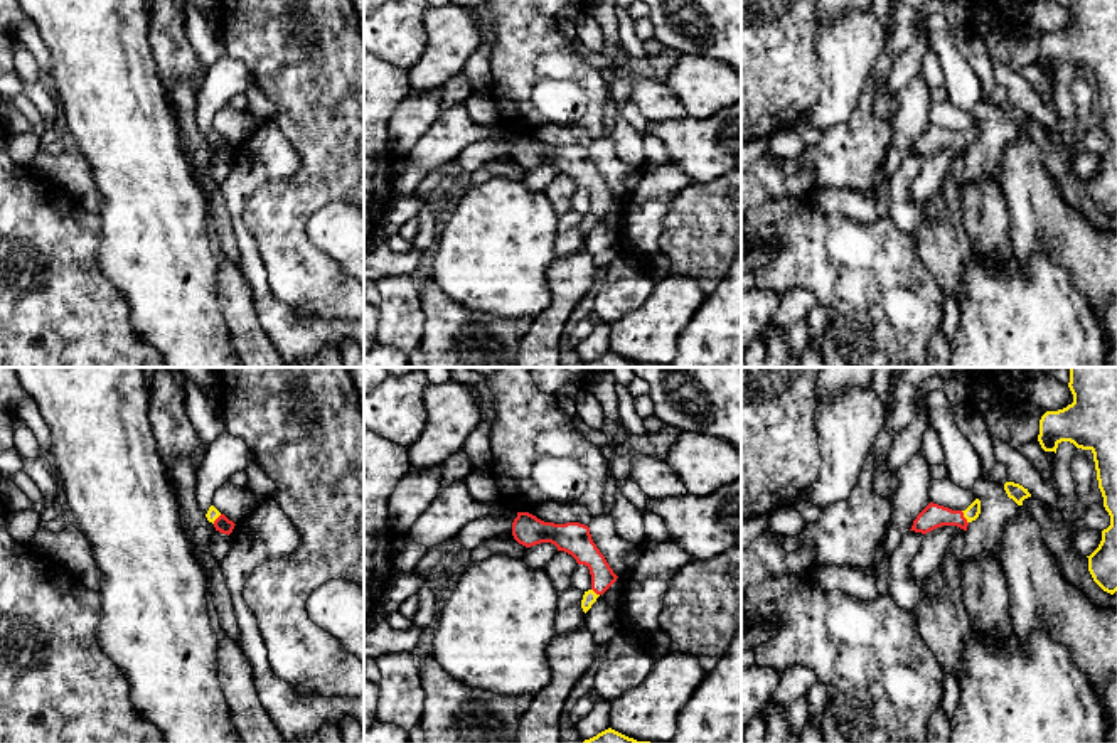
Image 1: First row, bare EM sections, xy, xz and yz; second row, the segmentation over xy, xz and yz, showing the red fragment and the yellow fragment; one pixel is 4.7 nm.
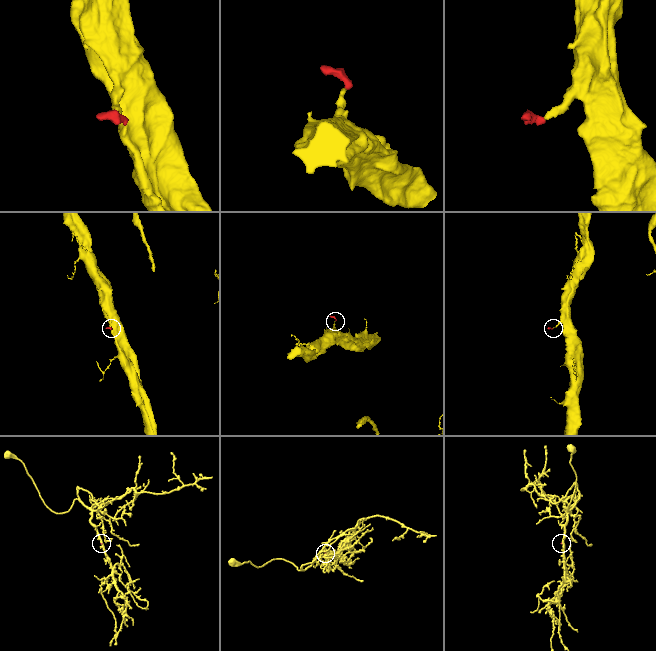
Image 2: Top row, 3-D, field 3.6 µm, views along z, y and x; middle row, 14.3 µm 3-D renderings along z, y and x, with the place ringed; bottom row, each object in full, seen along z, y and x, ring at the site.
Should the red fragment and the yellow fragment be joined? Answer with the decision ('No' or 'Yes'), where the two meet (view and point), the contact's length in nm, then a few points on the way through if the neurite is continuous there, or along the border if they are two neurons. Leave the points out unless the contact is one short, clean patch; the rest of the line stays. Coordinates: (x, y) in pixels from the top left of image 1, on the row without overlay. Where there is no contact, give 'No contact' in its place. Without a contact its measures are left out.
Yes. Touches red at yz (964, 140). Shared border 70 nm. Path across: yz (934, 138), (964, 140), (972, 133)

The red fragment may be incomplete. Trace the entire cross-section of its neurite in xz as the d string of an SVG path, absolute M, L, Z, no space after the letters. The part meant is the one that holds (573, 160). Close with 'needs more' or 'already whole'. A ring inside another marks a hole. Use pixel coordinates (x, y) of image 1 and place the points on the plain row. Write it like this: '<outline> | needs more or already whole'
M517 135L517 140L512 145L512 158L526 170L551 165L558 174L571 177L578 187L585 187L590 192L591 211L585 214L581 222L585 236L618 200L593 165L590 150L585 147L544 145L529 135Z | needs more

